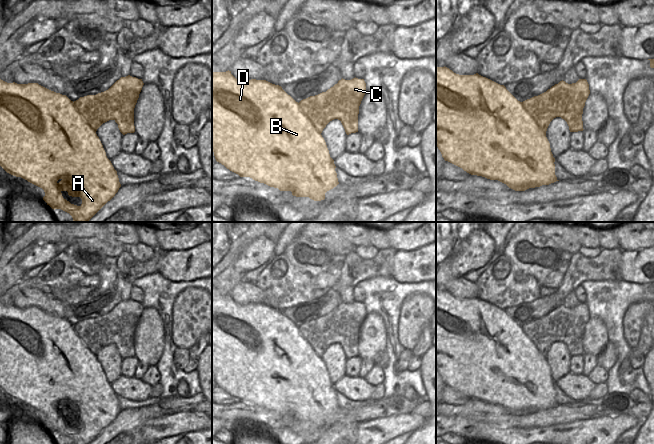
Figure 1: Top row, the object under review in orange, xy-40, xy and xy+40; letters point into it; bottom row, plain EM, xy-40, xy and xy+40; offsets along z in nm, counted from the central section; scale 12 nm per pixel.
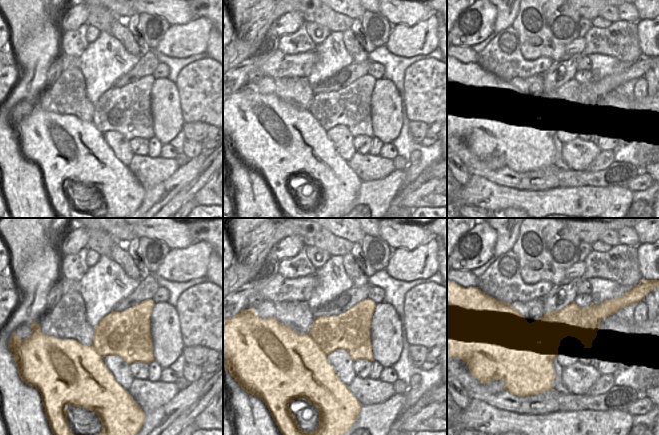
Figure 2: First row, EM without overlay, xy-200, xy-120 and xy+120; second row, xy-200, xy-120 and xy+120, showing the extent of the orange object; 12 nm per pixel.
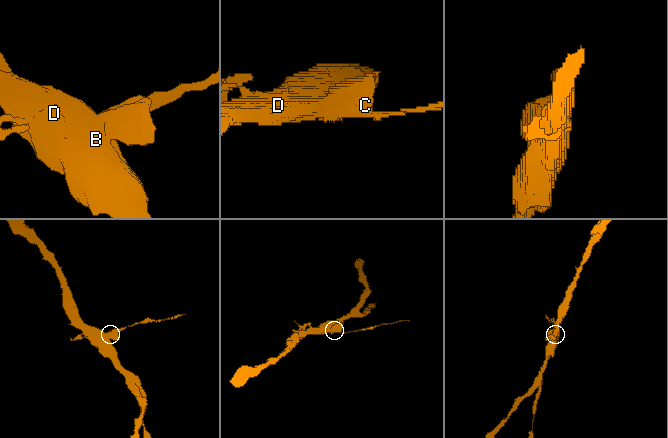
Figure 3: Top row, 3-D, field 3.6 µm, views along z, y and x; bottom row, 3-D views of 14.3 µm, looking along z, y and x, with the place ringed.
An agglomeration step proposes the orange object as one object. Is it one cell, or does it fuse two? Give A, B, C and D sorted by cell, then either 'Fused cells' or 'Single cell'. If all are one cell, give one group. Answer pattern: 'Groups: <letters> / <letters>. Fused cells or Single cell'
Groups: A B D / C. Fused cells.

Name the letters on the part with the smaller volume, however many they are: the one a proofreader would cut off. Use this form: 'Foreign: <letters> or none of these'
Foreign: C

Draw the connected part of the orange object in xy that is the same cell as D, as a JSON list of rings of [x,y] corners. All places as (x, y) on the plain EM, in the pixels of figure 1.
[[[229,294],[226,296],[212,296],[212,375],[214,376],[216,385],[240,401],[250,401],[270,411],[278,412],[280,415],[291,415],[292,419],[296,421],[309,421],[314,425],[321,425],[325,423],[325,417],[327,415],[339,408],[335,395],[336,390],[334,384],[330,381],[329,374],[321,357],[313,349],[308,352],[302,346],[305,343],[299,327],[288,319],[281,310],[272,308],[266,304],[251,303],[240,305]]]

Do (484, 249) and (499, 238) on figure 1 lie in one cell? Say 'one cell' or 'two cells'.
two cells

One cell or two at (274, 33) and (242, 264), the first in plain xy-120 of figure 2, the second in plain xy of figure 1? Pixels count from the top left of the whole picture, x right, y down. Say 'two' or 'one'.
one

